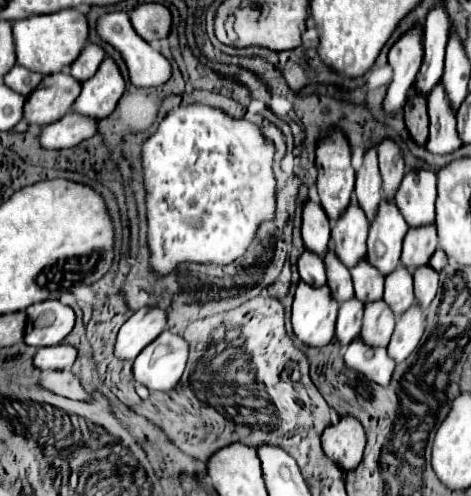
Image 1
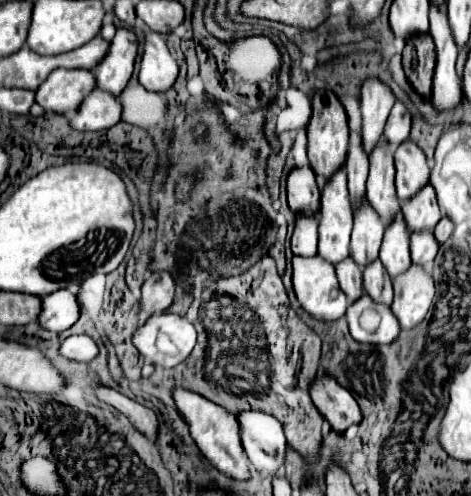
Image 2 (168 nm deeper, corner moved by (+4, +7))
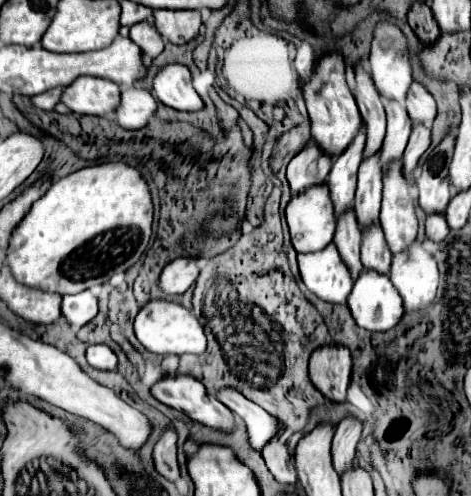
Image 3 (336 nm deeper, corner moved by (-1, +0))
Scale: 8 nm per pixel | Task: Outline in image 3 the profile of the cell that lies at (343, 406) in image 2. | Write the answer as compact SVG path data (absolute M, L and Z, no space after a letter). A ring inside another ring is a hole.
M321 347L311 355L309 377L317 391L333 403L347 401L351 355L345 347Z

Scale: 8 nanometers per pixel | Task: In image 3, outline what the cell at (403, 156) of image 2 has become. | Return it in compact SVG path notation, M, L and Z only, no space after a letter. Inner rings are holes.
M423 125L419 127L413 127L411 131L411 137L409 137L409 143L403 151L403 157L401 157L401 163L403 163L403 175L409 179L413 169L417 169L417 163L419 163L419 157L427 151L431 143L431 131Z

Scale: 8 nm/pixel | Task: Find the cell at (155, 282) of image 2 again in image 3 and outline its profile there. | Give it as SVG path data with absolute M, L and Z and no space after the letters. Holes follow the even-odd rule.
M175 259L163 269L159 287L167 295L181 295L195 283L197 275L197 259Z

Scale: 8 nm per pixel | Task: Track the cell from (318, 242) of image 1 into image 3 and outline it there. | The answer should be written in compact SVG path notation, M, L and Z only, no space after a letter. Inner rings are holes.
M311 141L299 155L295 155L287 167L287 181L291 185L291 195L299 195L309 187L323 185L331 169L331 159L319 151Z

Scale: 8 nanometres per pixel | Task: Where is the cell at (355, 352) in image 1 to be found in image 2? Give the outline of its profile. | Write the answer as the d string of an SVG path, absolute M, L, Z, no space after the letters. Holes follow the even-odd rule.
M366 292L348 306L346 318L350 324L350 334L358 342L390 344L400 332L398 320L394 320L390 308L374 304Z

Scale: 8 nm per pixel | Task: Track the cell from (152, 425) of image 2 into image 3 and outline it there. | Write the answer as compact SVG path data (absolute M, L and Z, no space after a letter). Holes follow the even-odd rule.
M167 429L161 433L159 441L153 447L153 461L155 469L165 477L165 479L179 479L179 467L177 467L177 433L173 429Z

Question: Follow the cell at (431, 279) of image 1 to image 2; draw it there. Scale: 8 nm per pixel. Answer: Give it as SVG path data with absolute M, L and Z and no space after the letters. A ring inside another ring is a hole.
M432 230L412 232L410 234L410 252L412 252L412 262L430 268L430 264L436 258L436 252L438 252L438 242L434 240Z

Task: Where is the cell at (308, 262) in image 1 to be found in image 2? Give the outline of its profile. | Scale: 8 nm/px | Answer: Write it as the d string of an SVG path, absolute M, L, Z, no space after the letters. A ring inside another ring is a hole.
M298 216L292 234L292 252L296 256L314 256L318 246L318 216Z

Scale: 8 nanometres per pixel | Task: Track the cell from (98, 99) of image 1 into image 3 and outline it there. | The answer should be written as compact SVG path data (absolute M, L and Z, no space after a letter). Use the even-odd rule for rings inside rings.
M143 21L143 23L133 25L131 31L129 31L129 39L131 39L135 45L139 45L139 49L143 51L141 55L143 55L145 61L155 59L155 57L163 51L163 39L157 35L153 23Z

